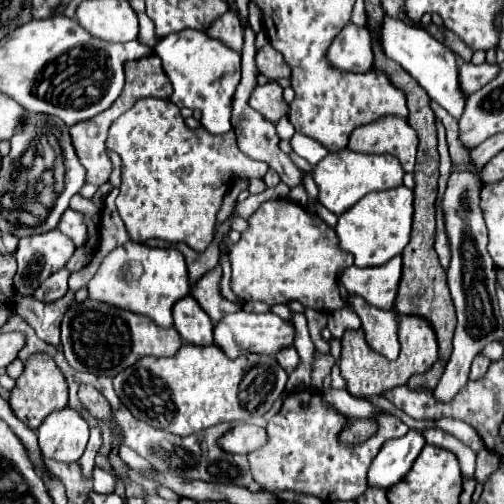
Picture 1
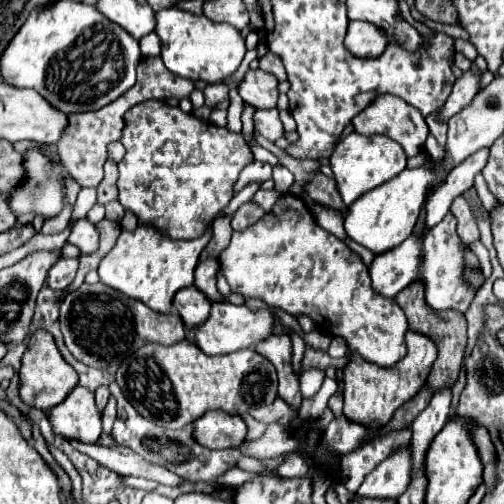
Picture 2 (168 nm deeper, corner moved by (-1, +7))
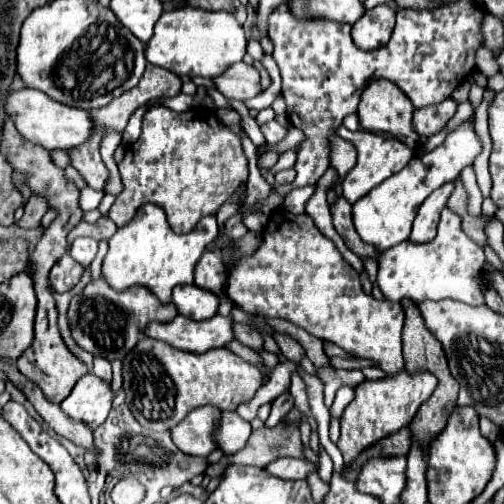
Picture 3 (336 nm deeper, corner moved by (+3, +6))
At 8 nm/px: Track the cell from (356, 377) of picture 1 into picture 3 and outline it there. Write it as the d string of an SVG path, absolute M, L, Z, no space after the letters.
M401 369L399 373L387 375L379 381L369 379L361 381L355 387L355 399L345 407L341 415L341 437L337 441L337 447L341 449L345 463L349 465L365 447L409 425L417 413L417 407L433 393L435 385L437 379L431 373L427 371L409 373L407 369Z

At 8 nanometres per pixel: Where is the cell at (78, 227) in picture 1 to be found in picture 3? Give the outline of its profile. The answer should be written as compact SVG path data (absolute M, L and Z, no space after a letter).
M77 237L69 249L71 257L75 261L79 261L83 267L89 267L89 263L95 259L97 255L97 239L93 237Z

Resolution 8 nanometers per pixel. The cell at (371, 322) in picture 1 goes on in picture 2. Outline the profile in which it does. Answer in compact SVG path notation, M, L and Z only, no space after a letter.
M285 194L273 210L261 218L257 224L249 226L243 232L233 232L231 244L219 254L221 274L227 278L231 292L249 298L259 298L271 308L279 308L291 316L309 316L317 328L331 336L341 336L347 342L349 354L359 354L363 360L373 362L377 366L389 368L395 366L405 354L405 332L409 330L407 318L399 304L393 298L383 298L371 288L369 272L363 260L333 234L323 230L305 202L293 194Z

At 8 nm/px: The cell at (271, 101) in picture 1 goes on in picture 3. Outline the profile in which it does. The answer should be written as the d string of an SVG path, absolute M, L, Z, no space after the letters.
M243 61L231 65L223 75L215 77L213 81L227 99L247 101L257 97L263 91L259 85L257 69L253 65L245 65Z

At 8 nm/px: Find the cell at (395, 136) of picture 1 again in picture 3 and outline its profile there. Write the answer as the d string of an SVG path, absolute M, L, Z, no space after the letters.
M375 81L369 83L365 87L365 91L361 93L361 103L359 103L359 125L365 131L373 131L373 133L389 133L395 139L403 141L403 145L407 145L409 149L415 149L415 145L419 145L421 137L415 133L415 127L411 125L415 107L411 105L411 101L407 101L407 95L393 85L391 81Z

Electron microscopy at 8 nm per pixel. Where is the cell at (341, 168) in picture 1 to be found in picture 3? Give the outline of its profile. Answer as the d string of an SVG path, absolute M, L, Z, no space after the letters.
M339 127L337 129L337 135L343 137L345 141L353 143L353 147L357 151L357 163L355 163L355 167L341 181L343 197L349 203L355 203L363 195L367 195L373 187L377 187L381 181L385 181L387 177L399 173L409 163L409 159L413 157L413 151L407 149L403 143L399 143L395 139L385 139L385 137L375 135L375 133L369 133L369 131L355 131L353 133L353 131L347 131L345 127Z

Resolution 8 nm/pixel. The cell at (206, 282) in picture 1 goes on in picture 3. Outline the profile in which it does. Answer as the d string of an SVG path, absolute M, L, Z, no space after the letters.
M205 251L195 267L195 285L203 287L215 295L225 291L227 271L221 261L219 251Z

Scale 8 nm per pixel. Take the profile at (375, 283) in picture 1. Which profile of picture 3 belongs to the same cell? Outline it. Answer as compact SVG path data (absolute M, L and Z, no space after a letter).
M447 207L441 213L441 223L438 224L437 235L433 241L413 245L413 241L407 239L403 241L403 245L395 245L395 249L385 249L383 253L379 253L377 261L377 285L389 301L409 297L415 303L441 299L457 299L467 305L485 303L481 285L475 281L475 275L483 271L485 265L483 249L461 231L461 219Z

